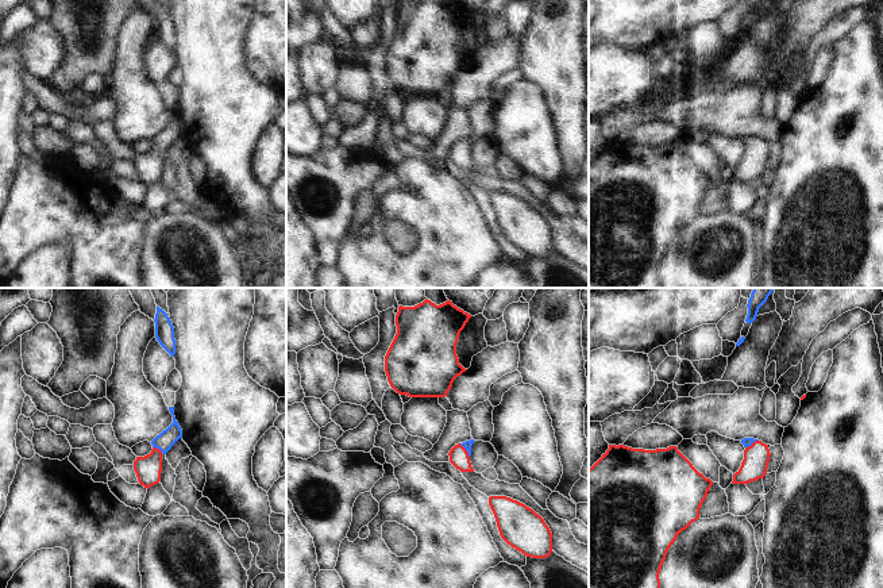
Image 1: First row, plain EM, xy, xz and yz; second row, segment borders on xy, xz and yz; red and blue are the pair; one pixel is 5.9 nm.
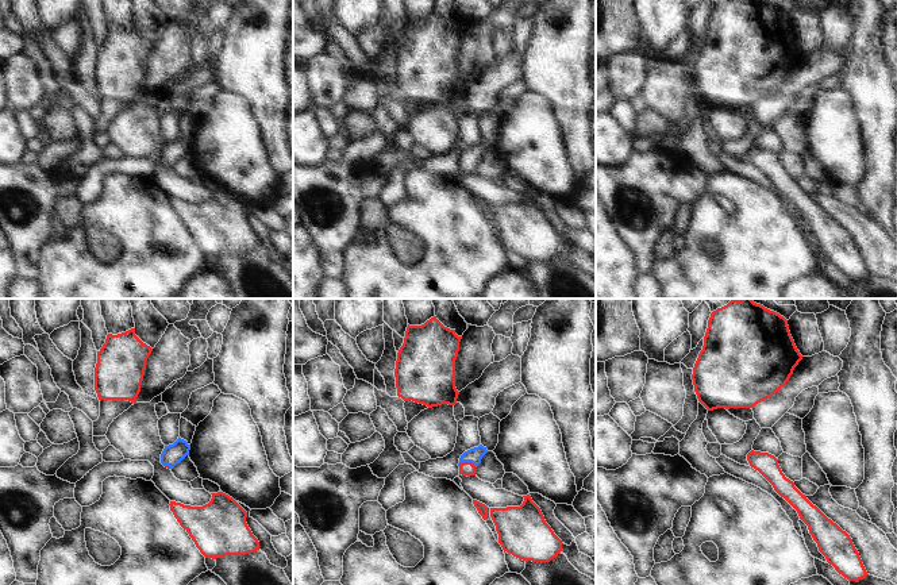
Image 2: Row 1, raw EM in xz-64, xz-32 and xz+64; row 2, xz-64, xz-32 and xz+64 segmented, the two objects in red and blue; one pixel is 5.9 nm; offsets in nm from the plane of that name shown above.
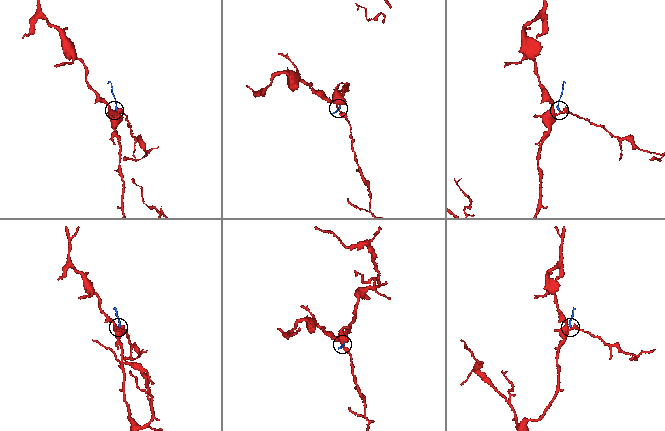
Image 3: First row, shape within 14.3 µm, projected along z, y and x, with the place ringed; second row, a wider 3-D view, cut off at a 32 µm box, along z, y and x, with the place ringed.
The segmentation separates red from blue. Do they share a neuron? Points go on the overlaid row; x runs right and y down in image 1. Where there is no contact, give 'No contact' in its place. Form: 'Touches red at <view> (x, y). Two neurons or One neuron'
Touches red at xz (466, 450). One neuron

